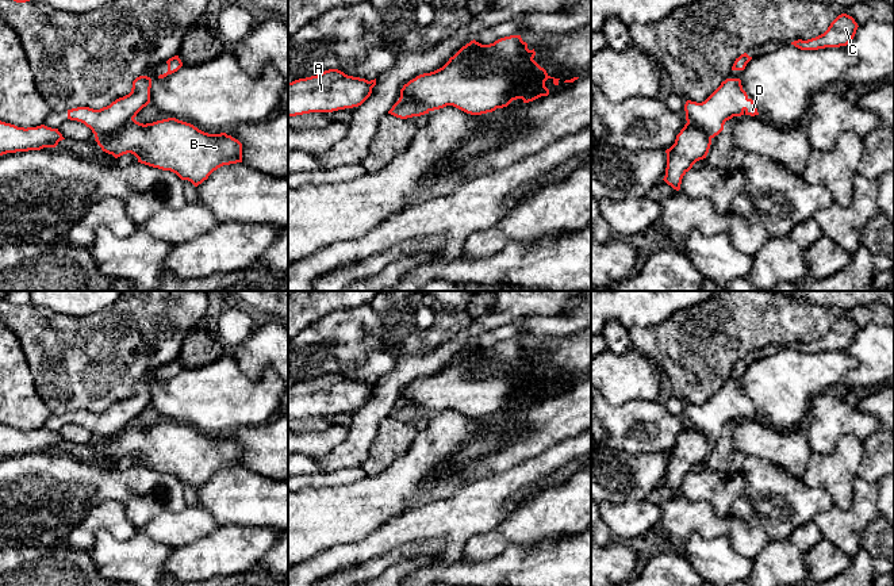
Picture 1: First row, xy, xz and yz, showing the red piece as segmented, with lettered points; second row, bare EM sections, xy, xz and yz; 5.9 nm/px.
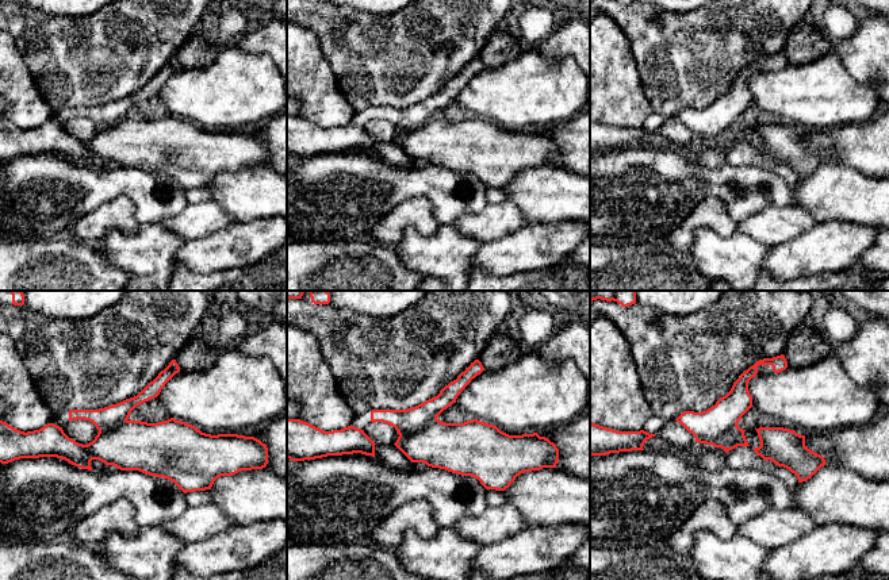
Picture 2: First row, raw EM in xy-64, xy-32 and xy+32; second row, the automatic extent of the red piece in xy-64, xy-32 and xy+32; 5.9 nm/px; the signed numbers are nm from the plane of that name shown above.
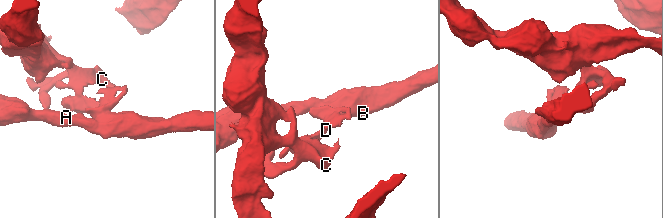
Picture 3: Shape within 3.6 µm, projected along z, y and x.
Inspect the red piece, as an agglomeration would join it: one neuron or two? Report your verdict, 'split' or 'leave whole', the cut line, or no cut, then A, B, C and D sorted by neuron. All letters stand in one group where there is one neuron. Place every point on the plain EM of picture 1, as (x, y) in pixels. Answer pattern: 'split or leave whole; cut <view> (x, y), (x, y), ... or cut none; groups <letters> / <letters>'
split; cut xy (133, 421), (116, 435), (96, 441); groups A B / C D

